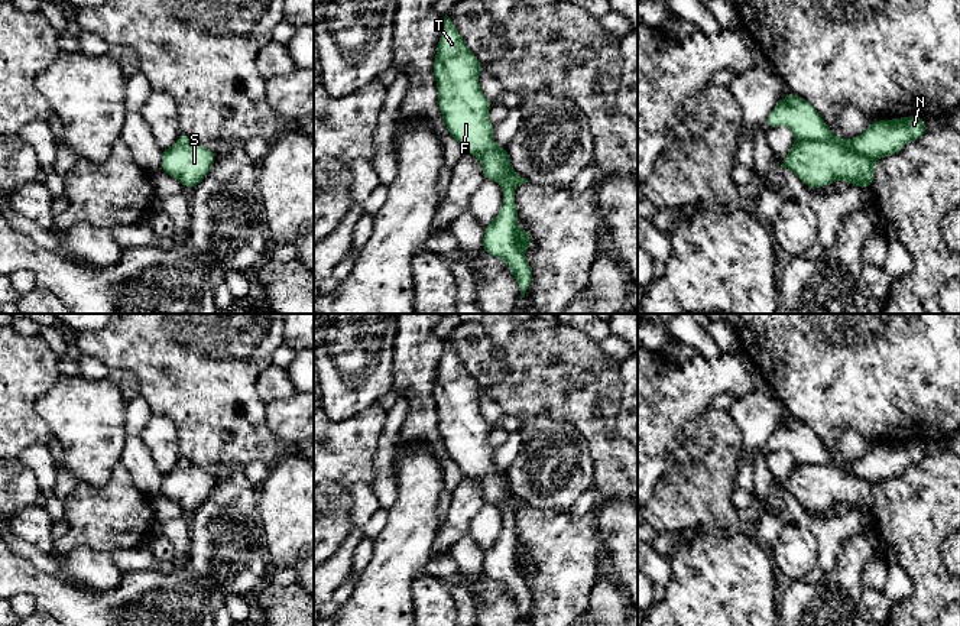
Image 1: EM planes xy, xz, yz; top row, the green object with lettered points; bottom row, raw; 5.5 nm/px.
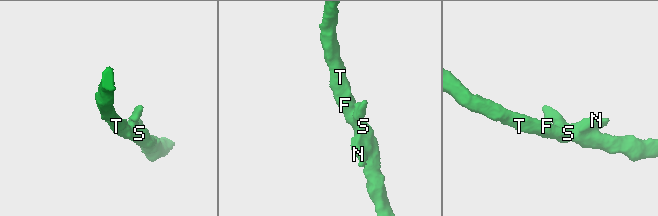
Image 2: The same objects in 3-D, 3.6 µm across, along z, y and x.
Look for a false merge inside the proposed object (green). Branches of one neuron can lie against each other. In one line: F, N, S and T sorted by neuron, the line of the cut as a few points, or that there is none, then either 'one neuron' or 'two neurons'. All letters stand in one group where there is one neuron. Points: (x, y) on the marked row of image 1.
F S T / N | yz (797, 139), (830, 139), (846, 148) | two neurons

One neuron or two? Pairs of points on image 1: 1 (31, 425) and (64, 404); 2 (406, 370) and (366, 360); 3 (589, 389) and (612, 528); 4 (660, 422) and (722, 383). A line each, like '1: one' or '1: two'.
1: two
2: two
3: two
4: one

